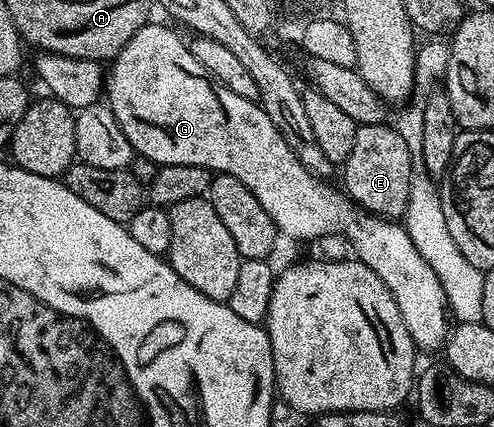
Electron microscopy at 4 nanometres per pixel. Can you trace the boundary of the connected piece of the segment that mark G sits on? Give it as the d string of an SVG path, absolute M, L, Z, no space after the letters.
M147 24L138 29L128 40L118 57L113 59L111 68L104 78L104 98L110 111L116 116L120 128L124 128L124 136L132 144L135 155L142 155L155 163L157 167L168 164L196 164L200 168L236 176L256 200L260 200L260 208L272 216L279 235L290 238L322 238L325 234L343 234L355 250L357 261L363 262L392 292L396 300L396 308L400 308L400 316L404 320L404 328L412 336L415 347L419 351L434 350L445 343L452 329L452 315L446 308L444 288L440 288L440 280L436 272L420 252L416 252L416 244L412 244L412 236L408 236L405 225L401 221L379 218L362 209L353 198L340 192L329 181L317 178L288 148L284 136L268 120L261 105L255 99L236 96L232 88L224 88L192 56L187 39L182 39L174 30L166 26Z

